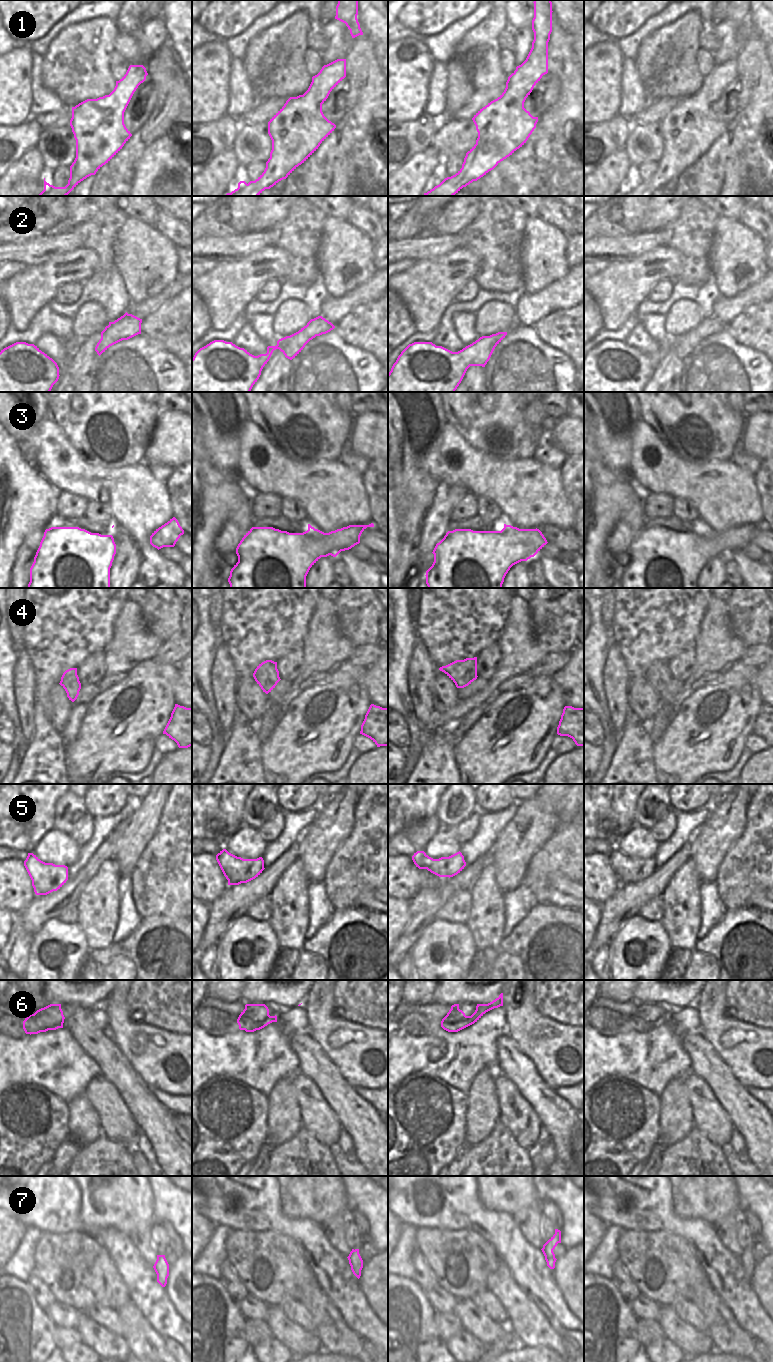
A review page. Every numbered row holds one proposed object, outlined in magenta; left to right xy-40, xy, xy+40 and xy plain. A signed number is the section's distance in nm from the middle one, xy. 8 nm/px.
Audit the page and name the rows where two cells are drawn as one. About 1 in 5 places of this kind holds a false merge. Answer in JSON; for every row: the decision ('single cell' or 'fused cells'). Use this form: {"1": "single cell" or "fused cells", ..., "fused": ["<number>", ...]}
{"1": "single cell", "2": "single cell", "3": "single cell", "4": "single cell", "5": "single cell", "6": "fused cells", "7": "single cell", "fused": ["6"]}

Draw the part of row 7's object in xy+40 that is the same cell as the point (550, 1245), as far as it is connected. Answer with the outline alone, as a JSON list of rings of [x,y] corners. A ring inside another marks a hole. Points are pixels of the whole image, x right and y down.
[[[555,1229],[555,1234],[543,1245],[543,1248],[541,1249],[545,1256],[547,1266],[550,1269],[555,1268],[555,1262],[557,1259],[555,1258],[553,1250],[555,1249],[558,1243],[561,1243],[561,1231]]]

